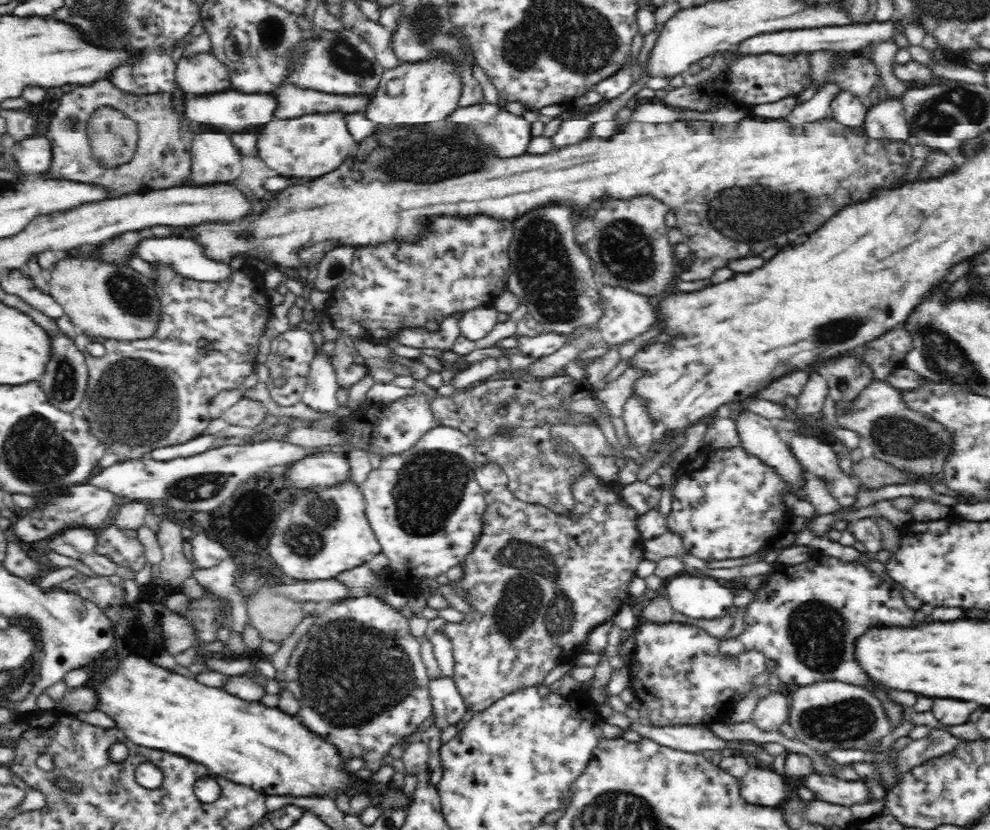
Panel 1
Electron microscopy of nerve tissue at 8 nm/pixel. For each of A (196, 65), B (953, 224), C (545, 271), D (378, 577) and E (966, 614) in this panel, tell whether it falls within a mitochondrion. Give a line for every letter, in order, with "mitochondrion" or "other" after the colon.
A: other
B: other
C: mitochondrion
D: other
E: other

